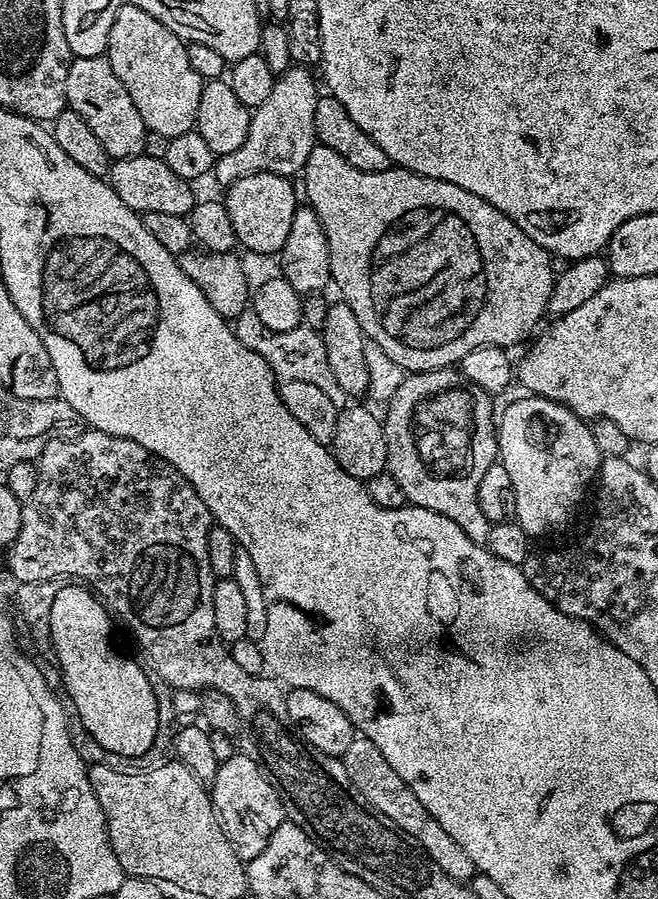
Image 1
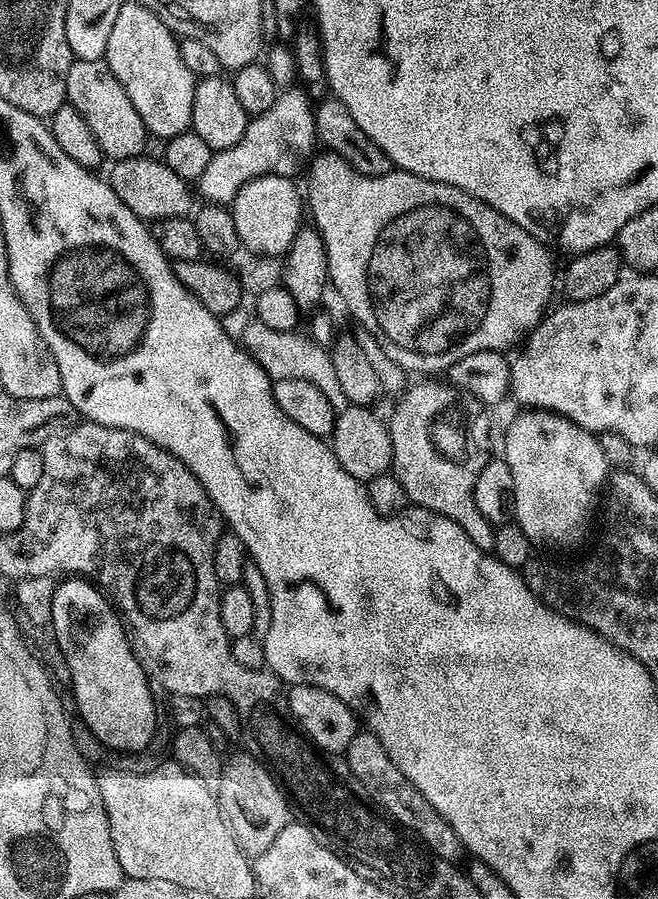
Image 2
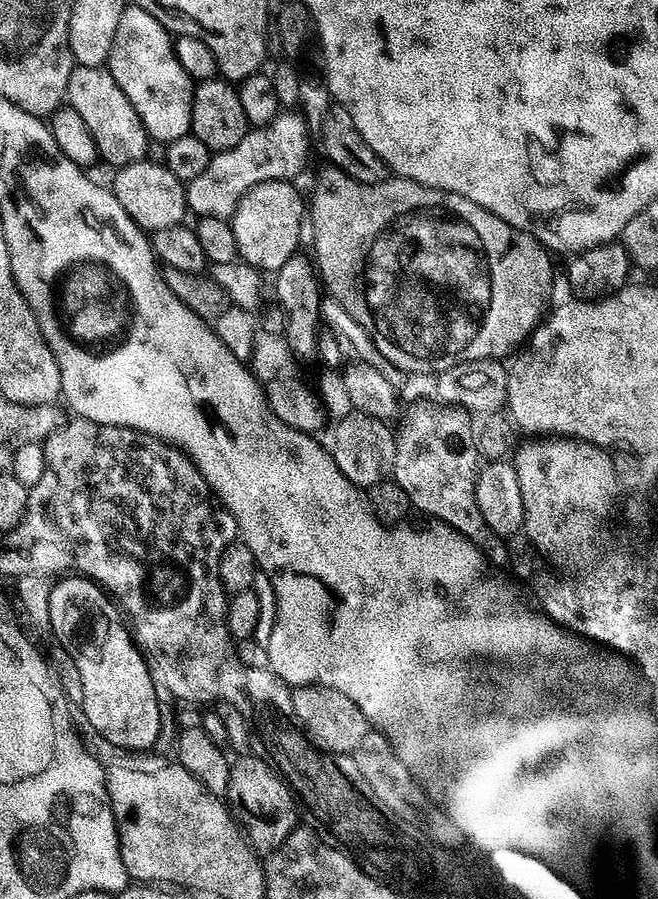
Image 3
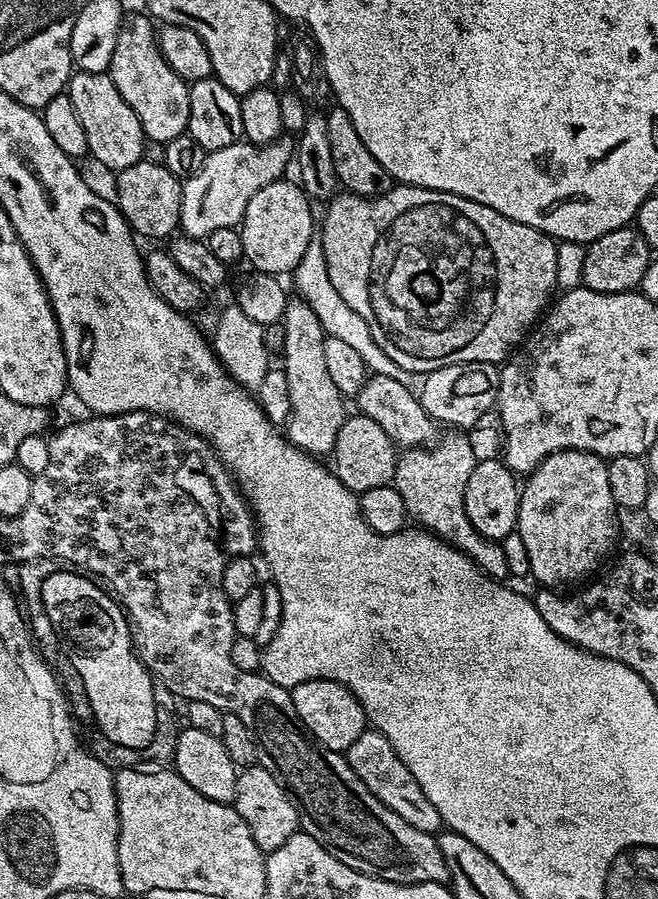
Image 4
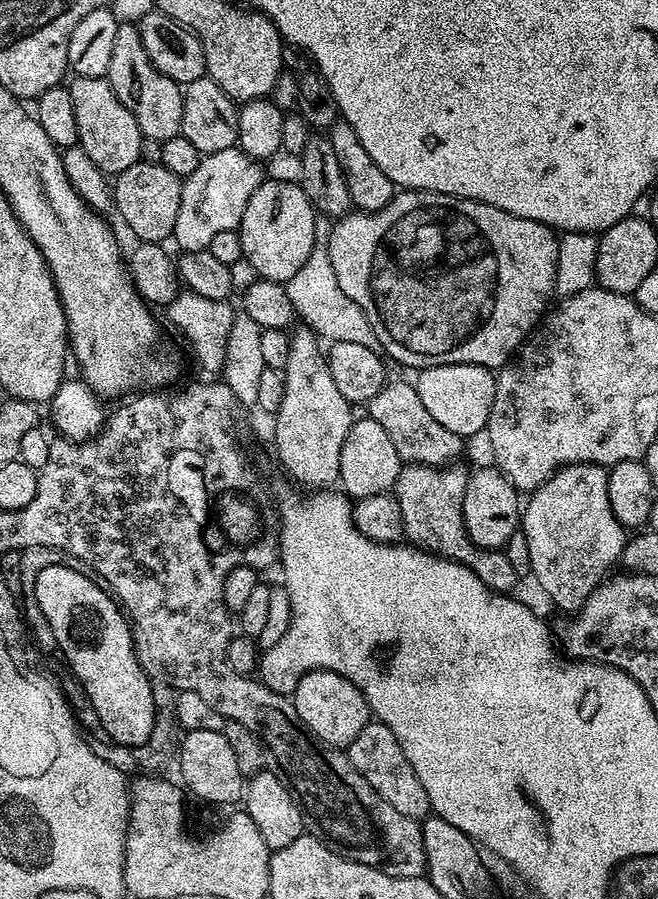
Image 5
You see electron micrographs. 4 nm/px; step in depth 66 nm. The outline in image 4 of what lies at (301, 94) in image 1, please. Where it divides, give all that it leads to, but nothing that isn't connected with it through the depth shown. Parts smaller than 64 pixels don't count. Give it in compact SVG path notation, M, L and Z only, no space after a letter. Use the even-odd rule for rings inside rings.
M281 138L273 144L259 146L247 142L231 144L222 150L208 153L202 170L182 184L182 210L180 211L179 231L183 235L207 238L214 230L236 228L246 214L246 206L262 186L281 179L294 156L293 145Z

